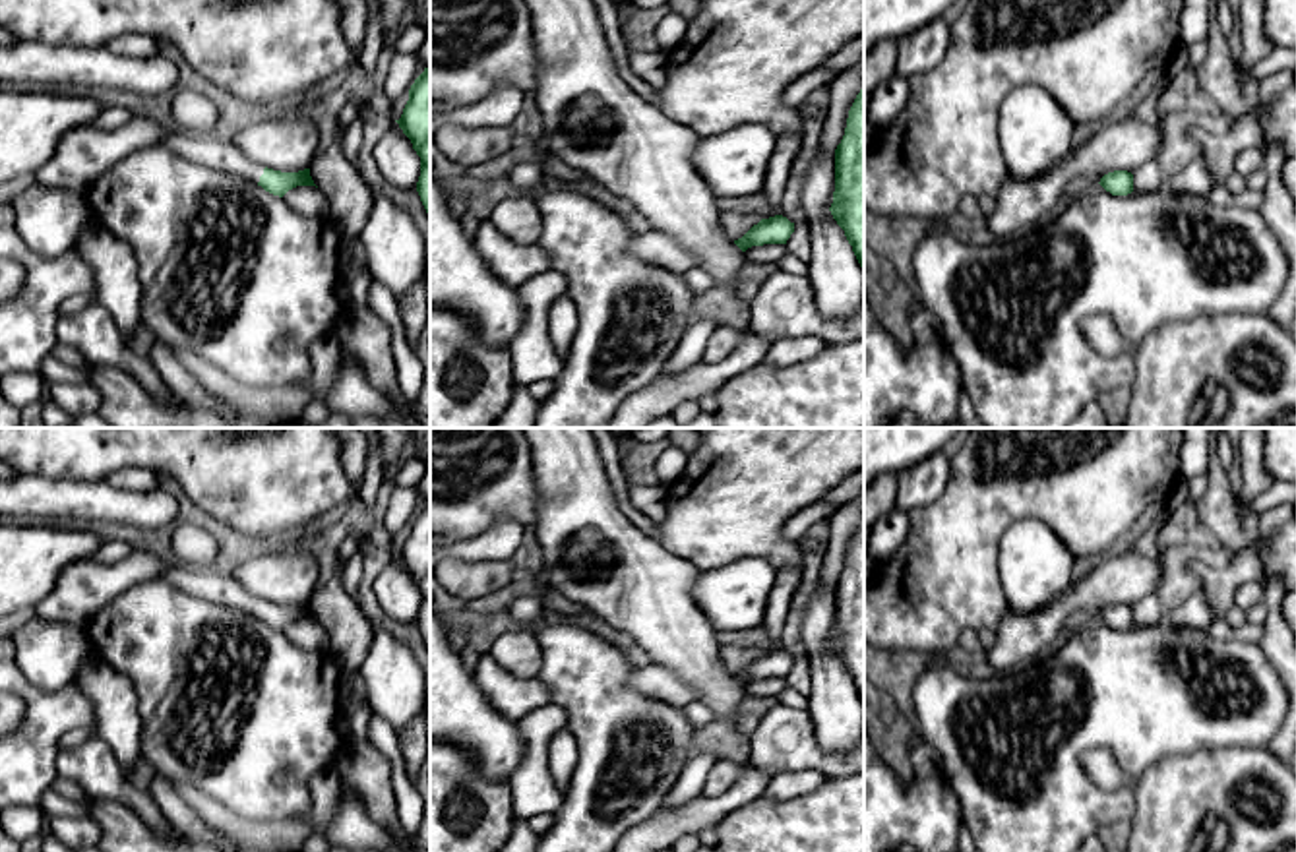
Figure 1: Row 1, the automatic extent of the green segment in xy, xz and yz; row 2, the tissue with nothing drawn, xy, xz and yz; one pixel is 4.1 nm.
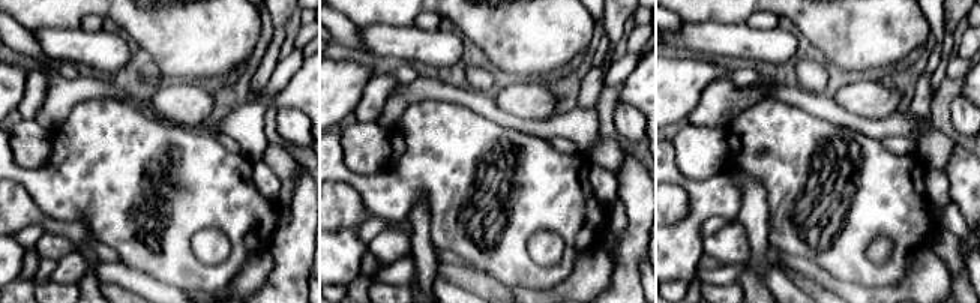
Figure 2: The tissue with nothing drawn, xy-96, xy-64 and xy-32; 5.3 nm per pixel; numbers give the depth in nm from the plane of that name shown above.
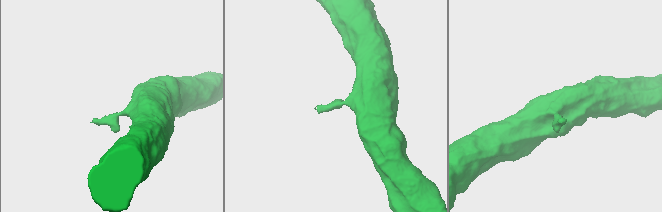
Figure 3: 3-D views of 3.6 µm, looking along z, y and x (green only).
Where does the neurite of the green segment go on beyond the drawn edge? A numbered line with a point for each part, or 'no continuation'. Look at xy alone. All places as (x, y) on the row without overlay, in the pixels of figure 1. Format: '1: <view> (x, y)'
1: xy (212, 583)

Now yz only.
no continuation

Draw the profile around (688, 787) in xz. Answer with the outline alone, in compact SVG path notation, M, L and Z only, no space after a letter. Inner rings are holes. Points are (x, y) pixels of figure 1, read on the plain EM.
M713 753L690 757L676 784L666 792L664 806L682 806L701 796L709 771L719 759Z

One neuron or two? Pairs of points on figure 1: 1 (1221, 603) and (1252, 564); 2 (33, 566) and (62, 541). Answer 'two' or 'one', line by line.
1: one
2: one

